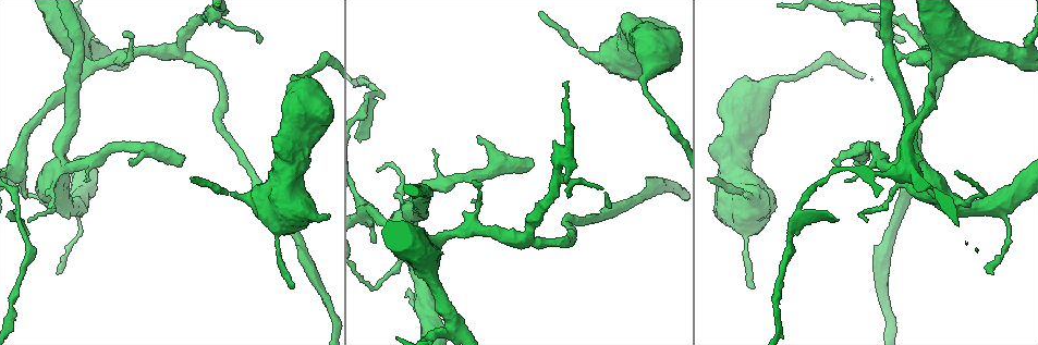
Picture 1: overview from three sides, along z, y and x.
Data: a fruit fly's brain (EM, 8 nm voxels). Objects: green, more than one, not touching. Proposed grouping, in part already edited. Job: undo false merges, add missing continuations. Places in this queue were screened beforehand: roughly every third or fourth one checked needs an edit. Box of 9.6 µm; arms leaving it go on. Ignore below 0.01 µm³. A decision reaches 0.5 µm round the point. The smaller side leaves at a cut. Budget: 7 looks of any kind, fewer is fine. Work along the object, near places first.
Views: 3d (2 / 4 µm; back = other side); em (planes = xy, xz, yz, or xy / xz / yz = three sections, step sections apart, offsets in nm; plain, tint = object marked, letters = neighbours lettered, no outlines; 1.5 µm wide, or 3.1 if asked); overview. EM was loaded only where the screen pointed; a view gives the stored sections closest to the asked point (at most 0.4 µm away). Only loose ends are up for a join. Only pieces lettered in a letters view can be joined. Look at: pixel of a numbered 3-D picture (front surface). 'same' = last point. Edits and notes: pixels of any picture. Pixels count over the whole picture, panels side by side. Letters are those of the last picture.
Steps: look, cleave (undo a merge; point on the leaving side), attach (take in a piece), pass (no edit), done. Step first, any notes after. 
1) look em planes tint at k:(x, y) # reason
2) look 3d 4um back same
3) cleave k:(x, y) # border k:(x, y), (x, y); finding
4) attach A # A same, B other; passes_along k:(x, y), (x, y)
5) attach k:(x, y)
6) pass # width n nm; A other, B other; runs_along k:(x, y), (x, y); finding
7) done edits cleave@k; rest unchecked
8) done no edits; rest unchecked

look em yz step 4 tint at 1:(182, 157) # stops while still wide

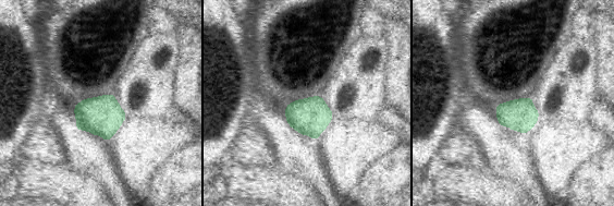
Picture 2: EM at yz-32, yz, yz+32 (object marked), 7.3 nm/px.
look em planes letters same # cut it another way

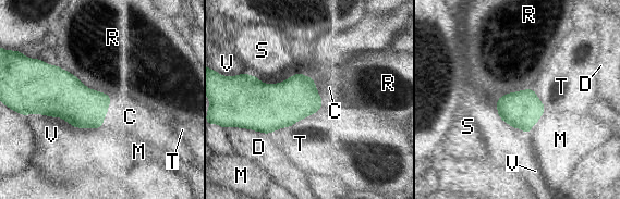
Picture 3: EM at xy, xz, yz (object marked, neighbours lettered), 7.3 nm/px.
attach C # C same, D other, M other, R other, S other, T other, V other; passes_along 3:(83, 108), (108, 106), (130, 116); the cell continues

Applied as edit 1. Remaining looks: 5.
look overview

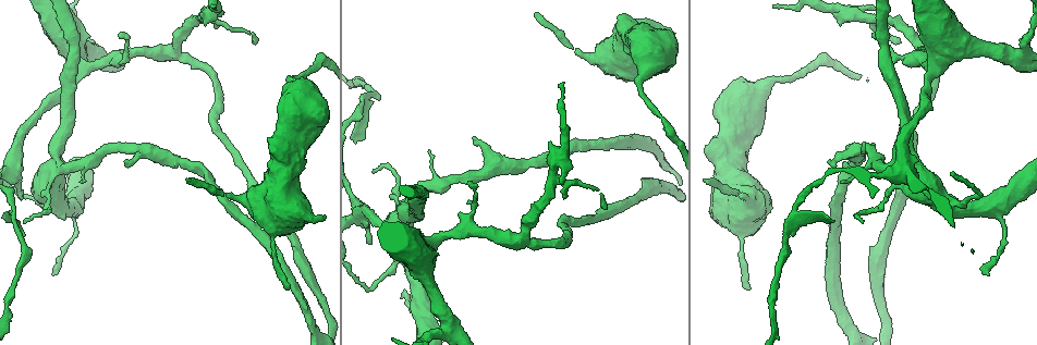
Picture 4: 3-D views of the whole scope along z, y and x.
look 3d 4um at 4:(751, 287) # thin end

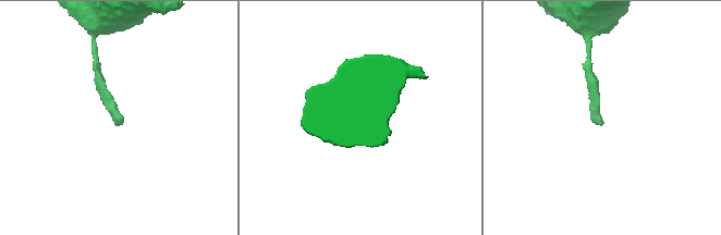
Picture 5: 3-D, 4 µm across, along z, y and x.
look em planes letters at 5:(599, 122) # shape alone is not enough

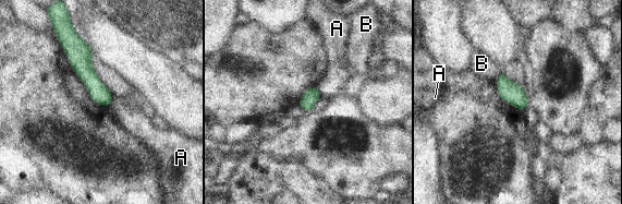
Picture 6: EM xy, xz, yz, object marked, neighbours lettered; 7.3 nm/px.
pass # width 120 nm; A other, B other; none of them fits

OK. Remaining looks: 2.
done edits attach@3; rest unchecked

